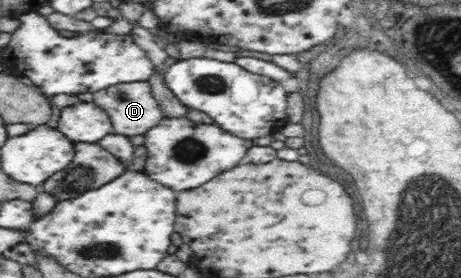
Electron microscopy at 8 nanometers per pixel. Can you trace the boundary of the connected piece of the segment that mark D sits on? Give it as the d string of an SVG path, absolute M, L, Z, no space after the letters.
M147 81L110 86L95 92L93 102L111 116L115 132L123 136L145 134L164 116Z

